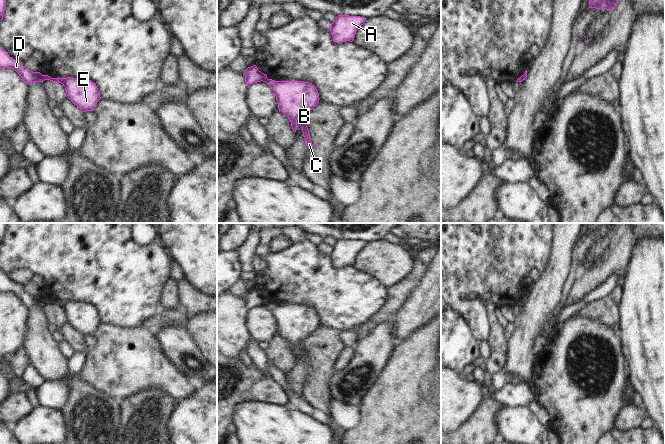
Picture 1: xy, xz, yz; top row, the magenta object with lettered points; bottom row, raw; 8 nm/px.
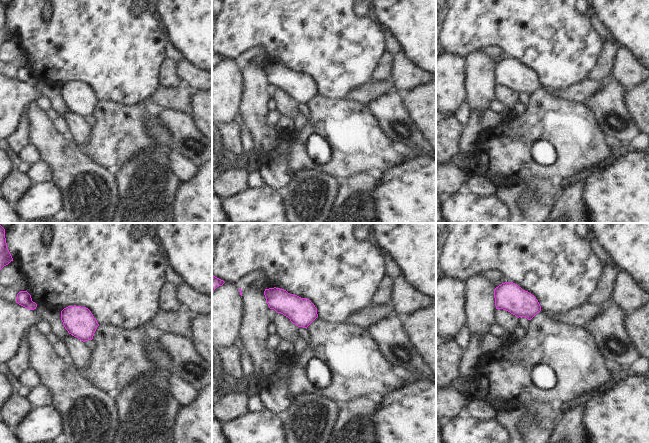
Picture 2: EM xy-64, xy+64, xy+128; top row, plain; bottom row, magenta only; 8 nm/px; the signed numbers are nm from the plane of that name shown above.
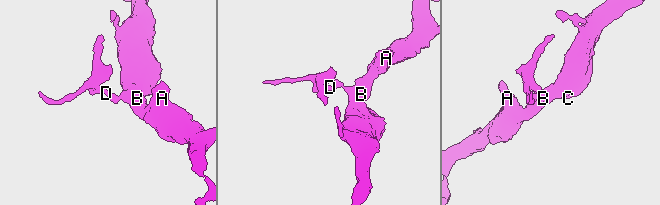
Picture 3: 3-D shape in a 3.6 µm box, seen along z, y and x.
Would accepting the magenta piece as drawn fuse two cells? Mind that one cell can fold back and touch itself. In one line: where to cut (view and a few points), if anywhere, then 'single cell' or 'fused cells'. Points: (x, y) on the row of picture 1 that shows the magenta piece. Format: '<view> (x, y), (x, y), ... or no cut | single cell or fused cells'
xy (41, 75), (44, 79) | fused cells

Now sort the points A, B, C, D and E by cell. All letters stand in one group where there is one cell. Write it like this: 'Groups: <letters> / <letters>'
Groups: A B C E / D.

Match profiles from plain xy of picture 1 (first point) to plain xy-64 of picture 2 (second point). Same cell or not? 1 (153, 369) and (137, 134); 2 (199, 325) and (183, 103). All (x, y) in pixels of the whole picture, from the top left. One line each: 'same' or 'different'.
1: same
2: different

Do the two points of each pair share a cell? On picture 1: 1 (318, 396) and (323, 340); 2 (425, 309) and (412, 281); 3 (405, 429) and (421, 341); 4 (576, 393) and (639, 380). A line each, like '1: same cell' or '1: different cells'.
1: same cell
2: different cells
3: same cell
4: different cells

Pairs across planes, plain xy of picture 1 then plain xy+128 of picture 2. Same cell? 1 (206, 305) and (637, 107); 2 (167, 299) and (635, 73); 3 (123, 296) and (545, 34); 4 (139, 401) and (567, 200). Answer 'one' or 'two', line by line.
1: two
2: two
3: one
4: one

